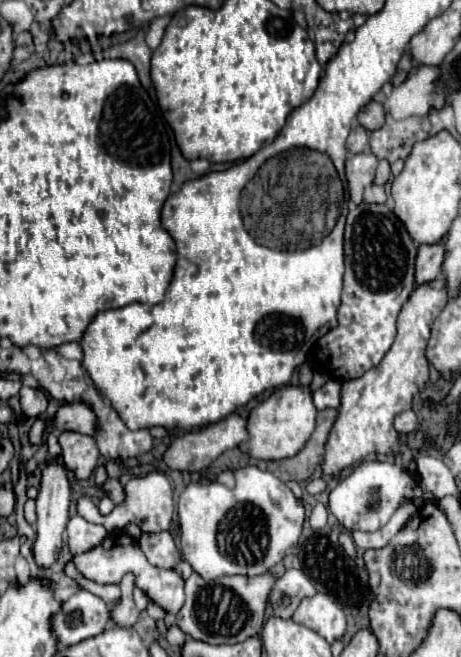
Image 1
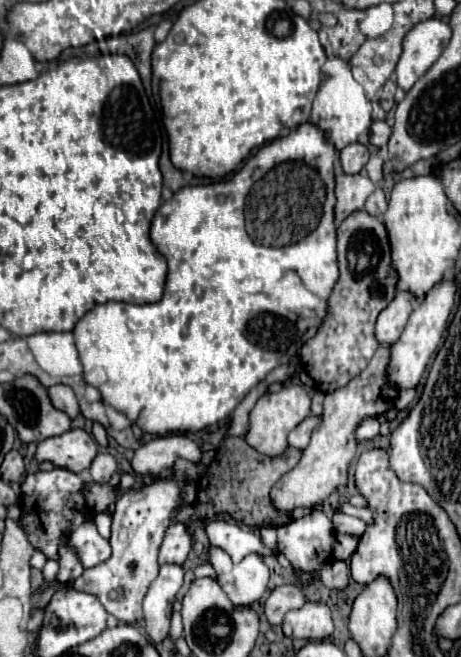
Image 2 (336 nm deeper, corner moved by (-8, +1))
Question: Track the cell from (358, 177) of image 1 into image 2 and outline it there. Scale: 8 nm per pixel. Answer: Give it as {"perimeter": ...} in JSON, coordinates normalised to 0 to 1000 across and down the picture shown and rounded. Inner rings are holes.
{"perimeter":[[[729,266],[729,315],[725,315],[725,333],[729,342],[751,333],[764,321],[790,318],[790,309],[798,297],[811,291],[811,279],[790,266]]]}

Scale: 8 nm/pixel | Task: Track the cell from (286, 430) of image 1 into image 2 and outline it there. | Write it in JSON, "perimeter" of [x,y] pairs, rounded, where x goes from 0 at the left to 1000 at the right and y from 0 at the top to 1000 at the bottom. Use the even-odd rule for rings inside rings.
{"perimeter":[[[629,583],[629,586],[612,589],[603,598],[573,598],[555,610],[551,623],[542,626],[542,656],[534,662],[534,671],[542,680],[551,680],[568,693],[586,693],[586,696],[612,693],[612,686],[625,683],[620,662],[646,644],[655,644],[668,632],[672,632],[672,604],[659,589]]]}

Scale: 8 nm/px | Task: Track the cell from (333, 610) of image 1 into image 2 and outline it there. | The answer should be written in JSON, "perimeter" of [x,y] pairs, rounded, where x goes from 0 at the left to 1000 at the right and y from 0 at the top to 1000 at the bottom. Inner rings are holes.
{"perimeter":[[[659,918],[651,927],[620,933],[612,960],[620,970],[659,976],[698,976],[720,967],[725,948],[703,918]]]}

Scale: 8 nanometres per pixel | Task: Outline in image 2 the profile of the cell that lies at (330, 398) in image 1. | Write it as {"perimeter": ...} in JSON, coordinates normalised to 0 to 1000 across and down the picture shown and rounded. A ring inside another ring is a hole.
{"perimeter":[[[664,635],[638,656],[629,656],[629,662],[625,662],[625,677],[655,686],[655,683],[672,674],[672,662],[677,662],[681,650],[690,650],[690,638],[694,638],[694,635]]]}

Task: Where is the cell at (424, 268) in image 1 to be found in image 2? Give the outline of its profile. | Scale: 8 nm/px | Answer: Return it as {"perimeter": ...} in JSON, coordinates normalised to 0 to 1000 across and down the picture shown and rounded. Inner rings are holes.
{"perimeter":[[[859,446],[859,452],[850,455],[850,461],[820,479],[816,489],[816,519],[829,525],[850,525],[863,519],[863,513],[872,510],[876,498],[881,498],[881,486],[889,482],[889,473],[898,470],[898,455],[889,446]]]}

